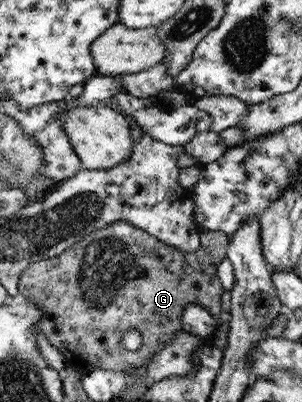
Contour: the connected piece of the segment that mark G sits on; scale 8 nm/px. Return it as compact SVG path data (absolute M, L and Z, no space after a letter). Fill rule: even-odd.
M125 221L106 224L80 237L57 256L28 264L19 272L17 288L19 294L41 310L40 332L63 356L64 364L81 375L95 368L119 372L129 366L139 367L149 361L153 351L169 341L175 331L181 331L181 313L187 304L197 303L218 318L221 313L219 296L223 292L216 267L211 264L211 256L205 248L199 246L194 253L176 256L167 244ZM129 329L141 333L141 346L137 350L125 350L121 346L121 335Z

